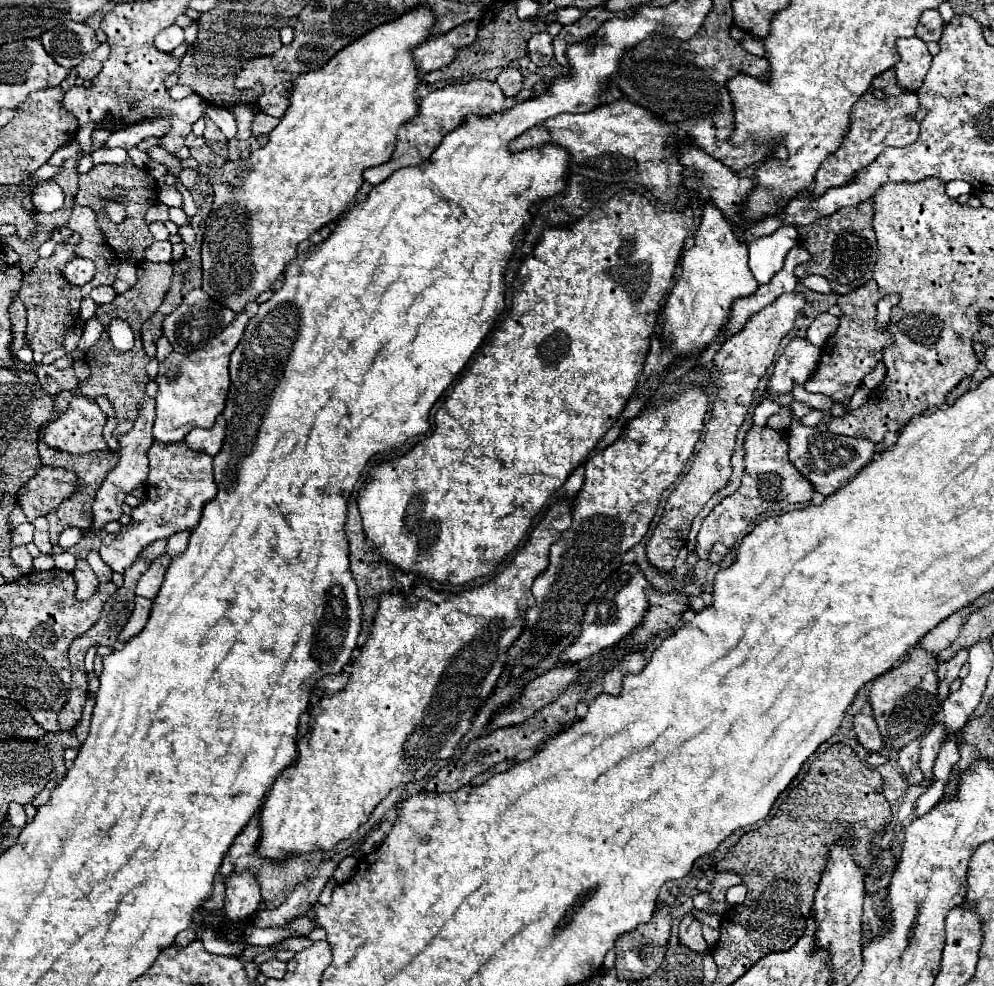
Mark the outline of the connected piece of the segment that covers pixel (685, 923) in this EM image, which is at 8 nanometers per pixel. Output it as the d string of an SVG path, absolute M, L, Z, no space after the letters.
M686 914L680 922L680 932L678 932L678 942L686 948L690 948L692 952L704 954L708 952L708 944L702 936L702 924L698 920L694 920L692 914Z

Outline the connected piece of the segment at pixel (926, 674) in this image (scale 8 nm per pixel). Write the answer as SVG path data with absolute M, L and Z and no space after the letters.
M912 648L908 658L900 666L888 670L886 674L878 676L872 682L868 698L870 698L874 722L888 750L900 750L910 740L918 738L928 726L930 718L936 714L938 678L934 668L936 668L936 656L932 652L926 652L922 648Z

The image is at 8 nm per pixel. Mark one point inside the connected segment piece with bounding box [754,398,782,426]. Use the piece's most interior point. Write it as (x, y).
(768, 407)

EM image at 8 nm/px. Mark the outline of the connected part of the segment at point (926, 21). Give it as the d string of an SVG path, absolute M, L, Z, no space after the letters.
M924 10L916 28L916 36L922 42L940 42L944 30L944 20L938 10Z

